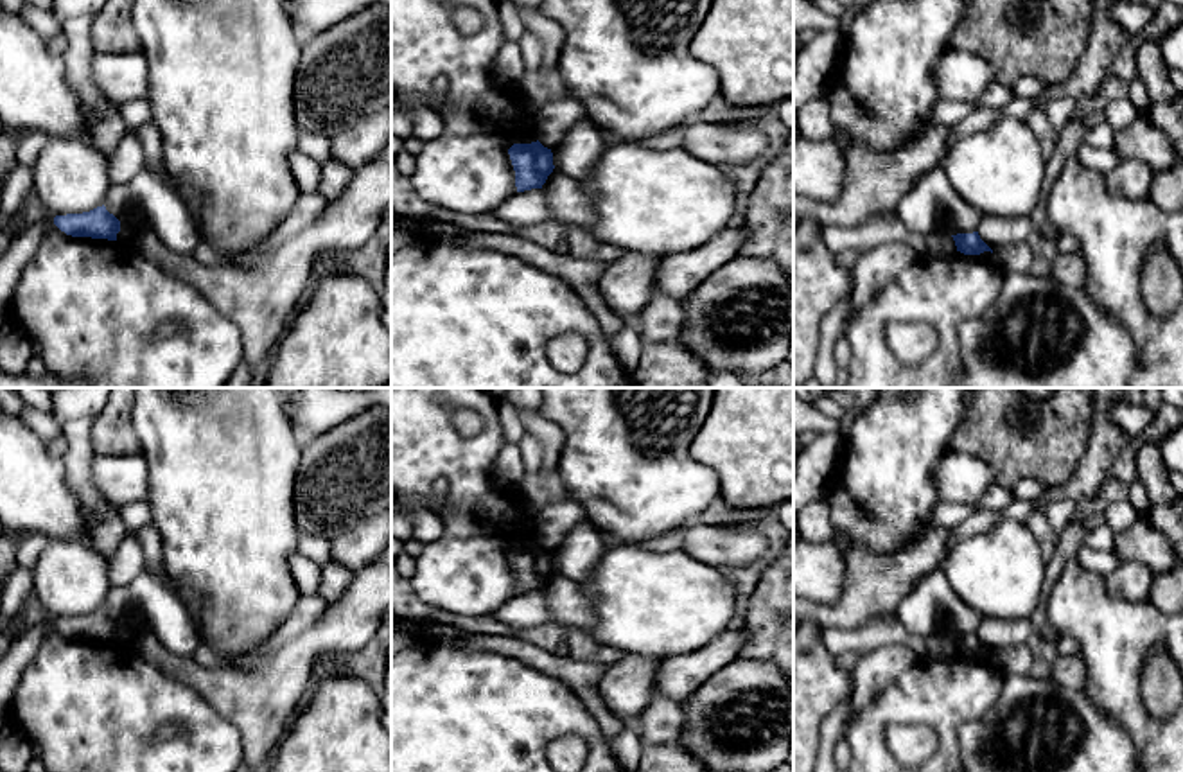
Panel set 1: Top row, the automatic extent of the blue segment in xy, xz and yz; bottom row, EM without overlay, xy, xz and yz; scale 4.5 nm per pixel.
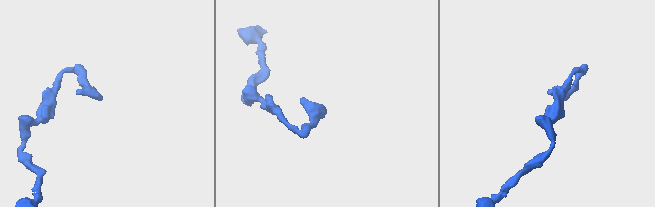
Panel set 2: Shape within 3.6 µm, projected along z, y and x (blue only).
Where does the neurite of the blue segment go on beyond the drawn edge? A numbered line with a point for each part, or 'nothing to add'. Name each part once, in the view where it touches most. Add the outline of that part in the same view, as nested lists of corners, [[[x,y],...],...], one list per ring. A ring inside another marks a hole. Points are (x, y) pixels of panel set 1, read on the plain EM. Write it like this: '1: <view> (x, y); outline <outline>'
nothing to add

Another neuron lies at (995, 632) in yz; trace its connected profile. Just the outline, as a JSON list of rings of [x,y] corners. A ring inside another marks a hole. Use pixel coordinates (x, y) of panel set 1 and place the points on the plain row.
[[[982,618],[978,625],[980,641],[993,652],[1025,645],[1030,636],[1030,619]]]

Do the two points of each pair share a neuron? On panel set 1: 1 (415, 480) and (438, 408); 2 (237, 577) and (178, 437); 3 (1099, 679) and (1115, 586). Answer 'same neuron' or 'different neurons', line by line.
1: same neuron
2: same neuron
3: different neurons

